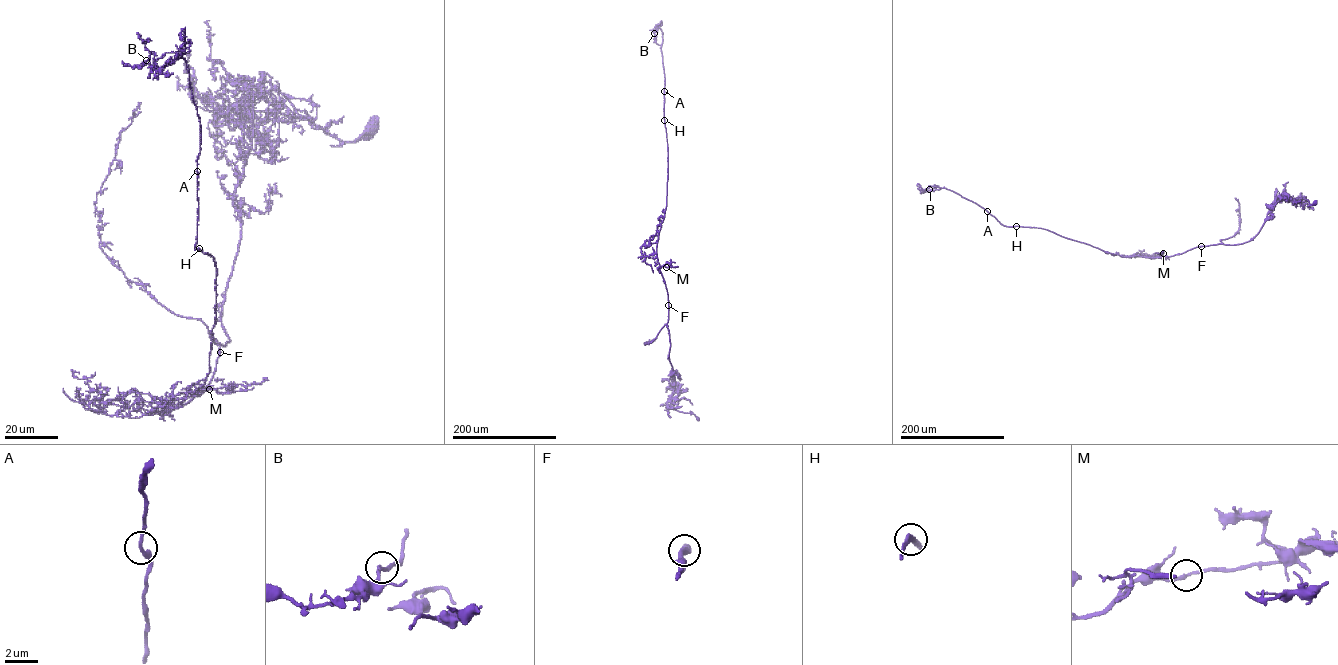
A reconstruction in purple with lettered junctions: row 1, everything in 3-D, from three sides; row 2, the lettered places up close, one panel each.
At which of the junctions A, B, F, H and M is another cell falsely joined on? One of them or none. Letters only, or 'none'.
none

